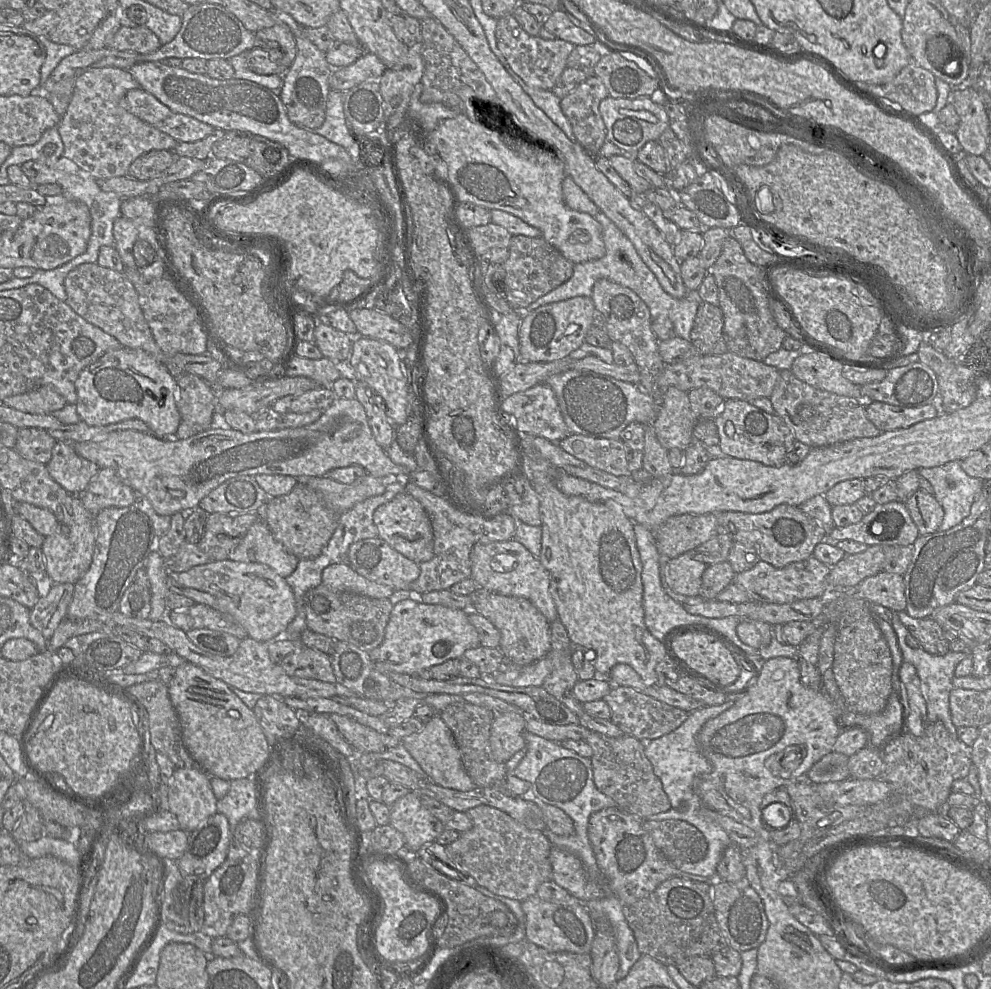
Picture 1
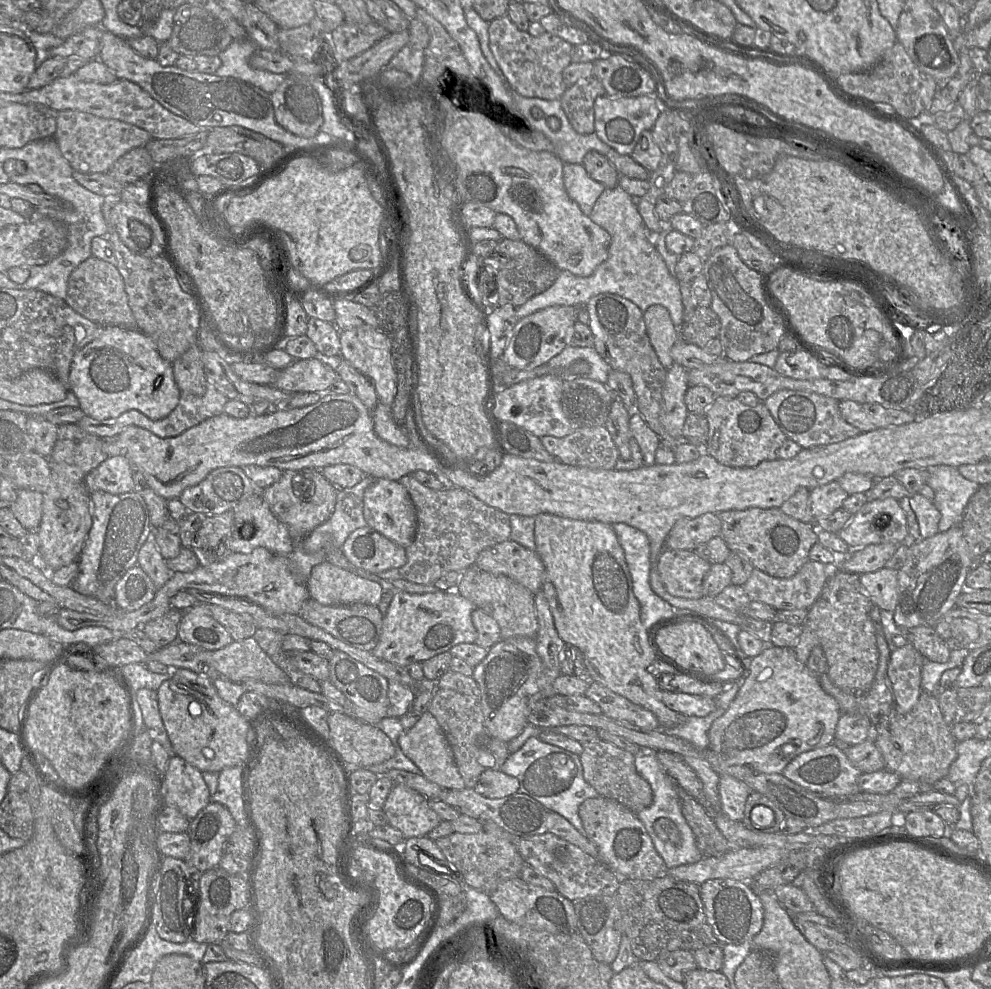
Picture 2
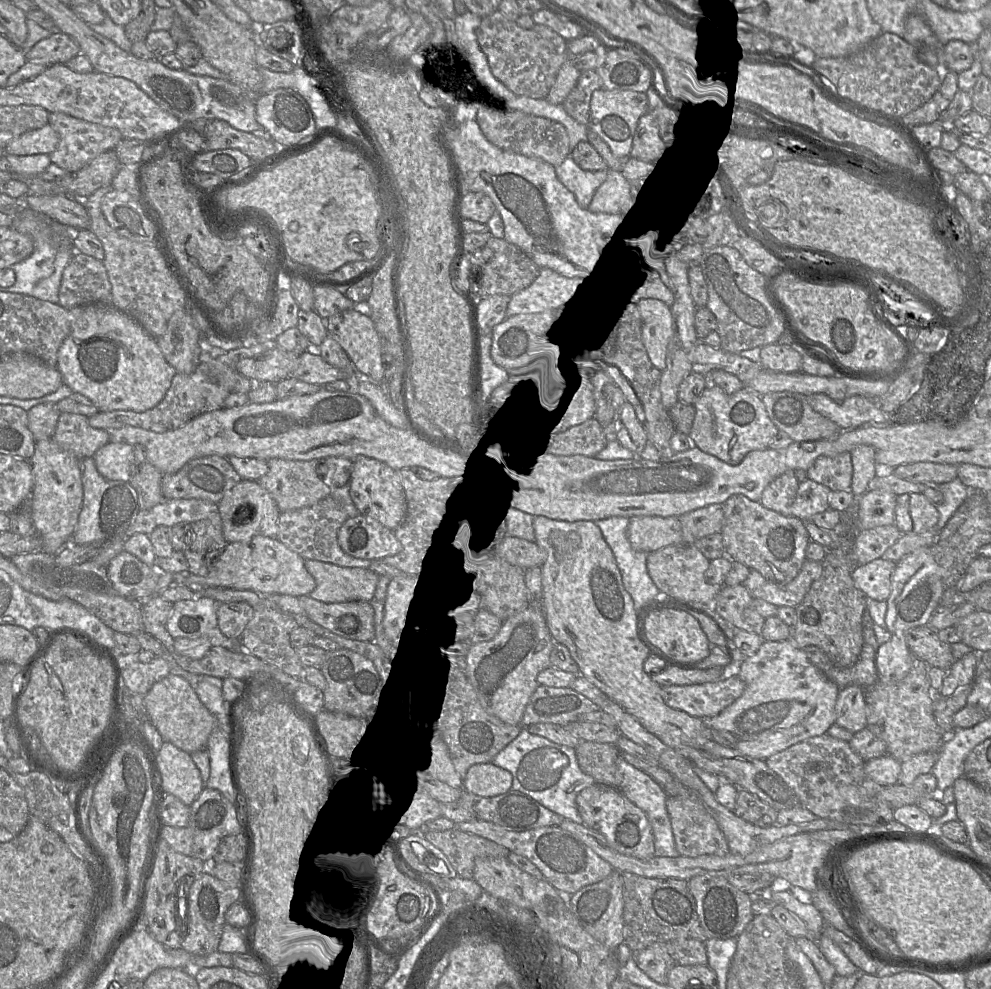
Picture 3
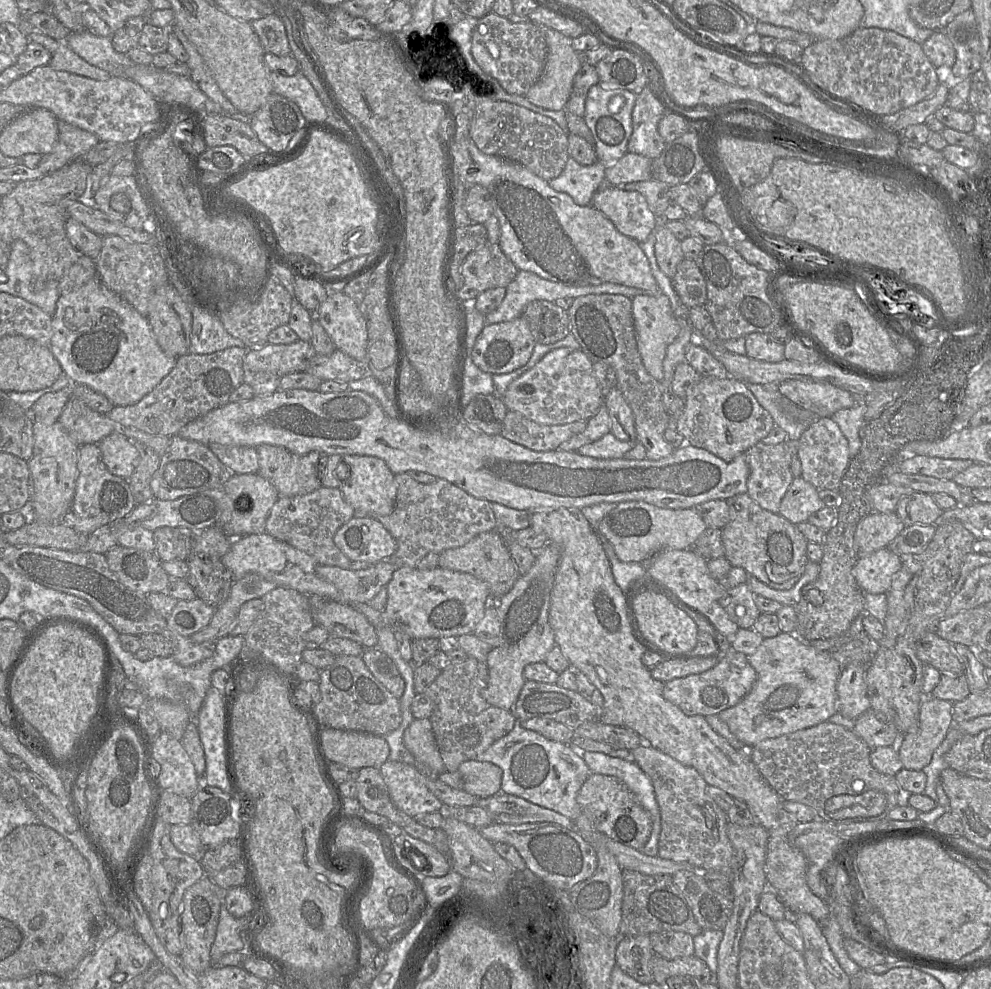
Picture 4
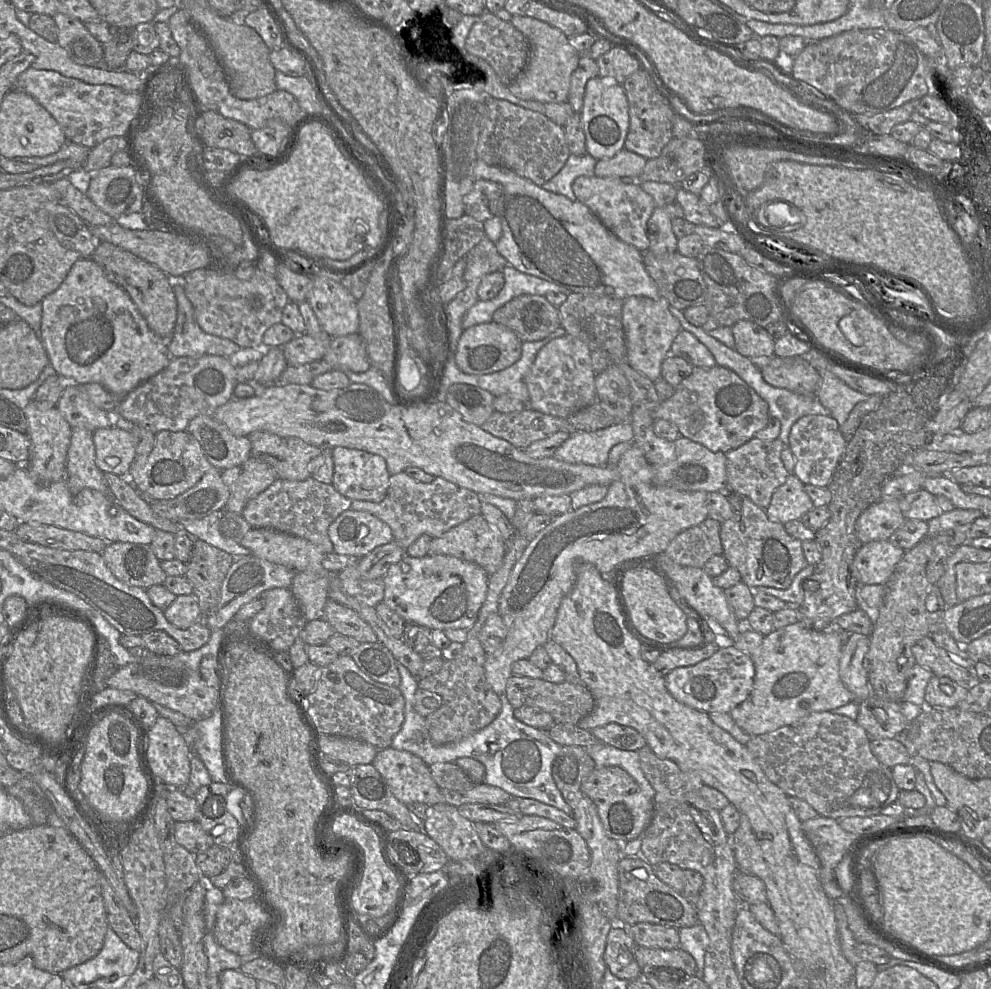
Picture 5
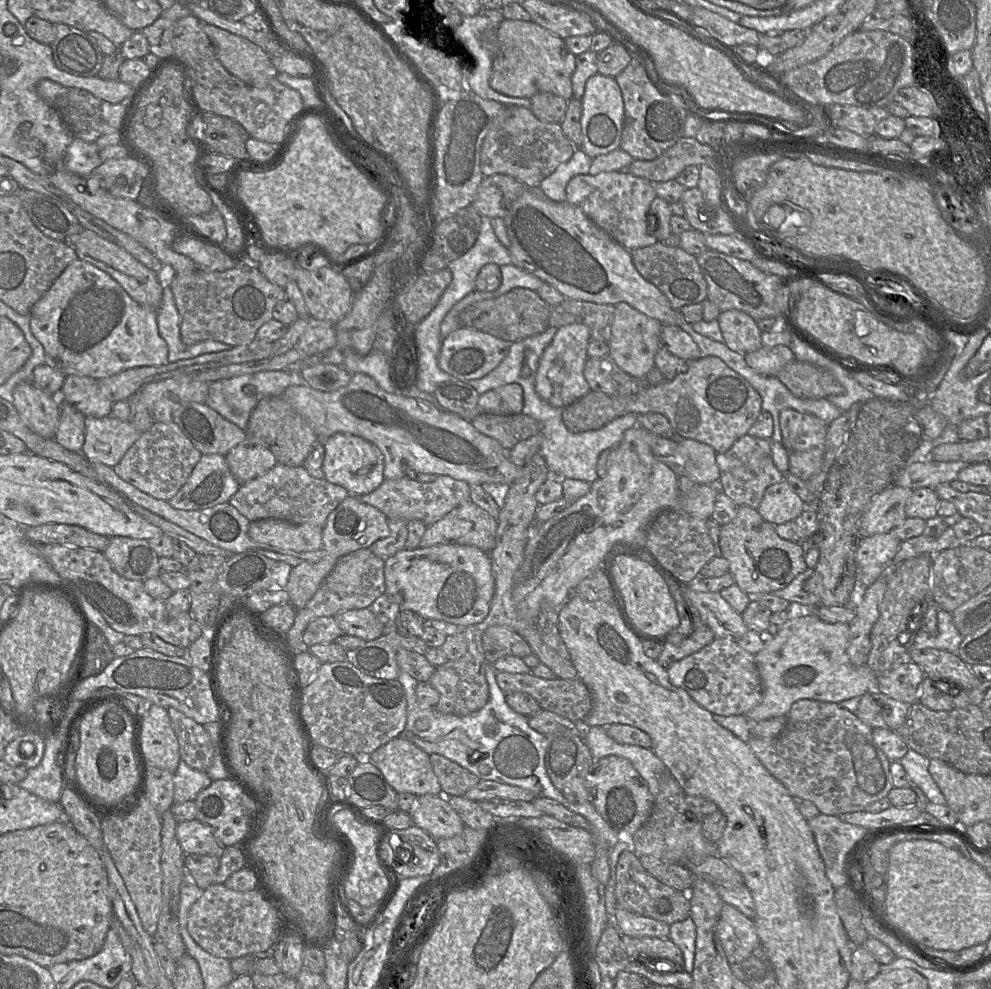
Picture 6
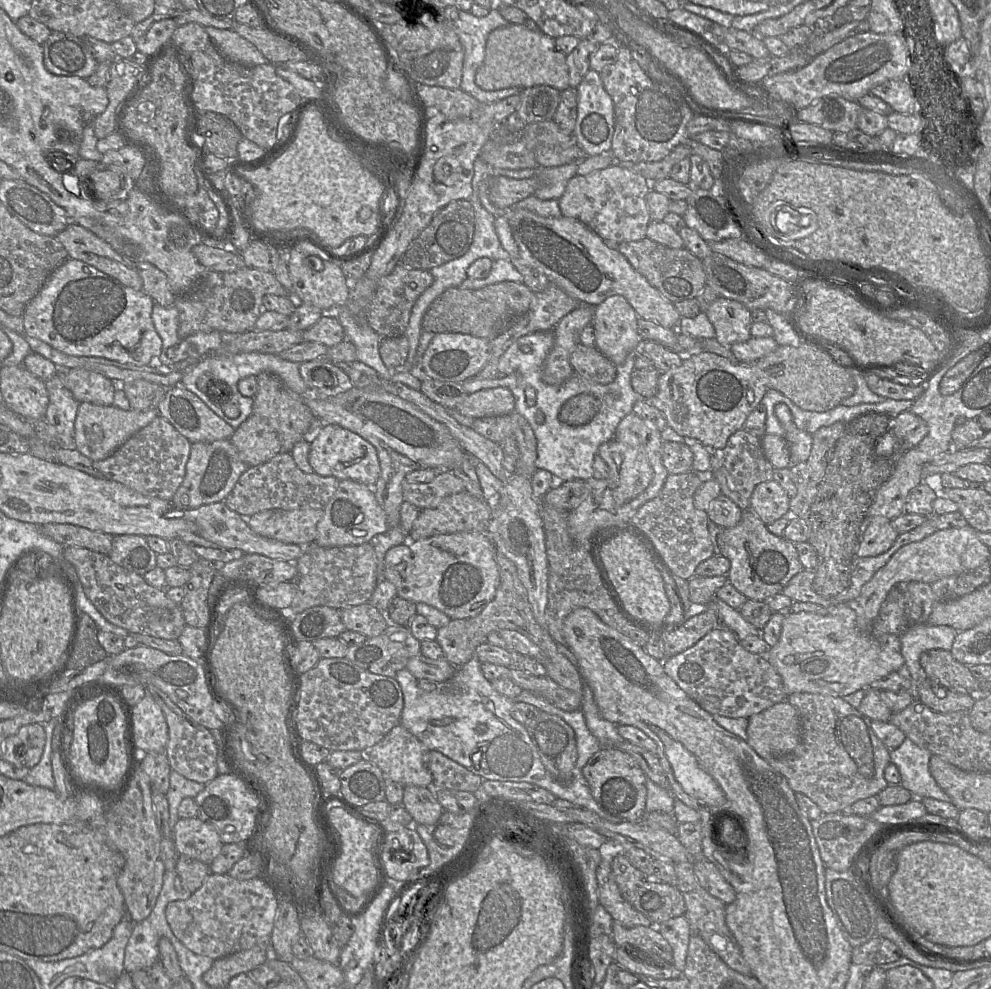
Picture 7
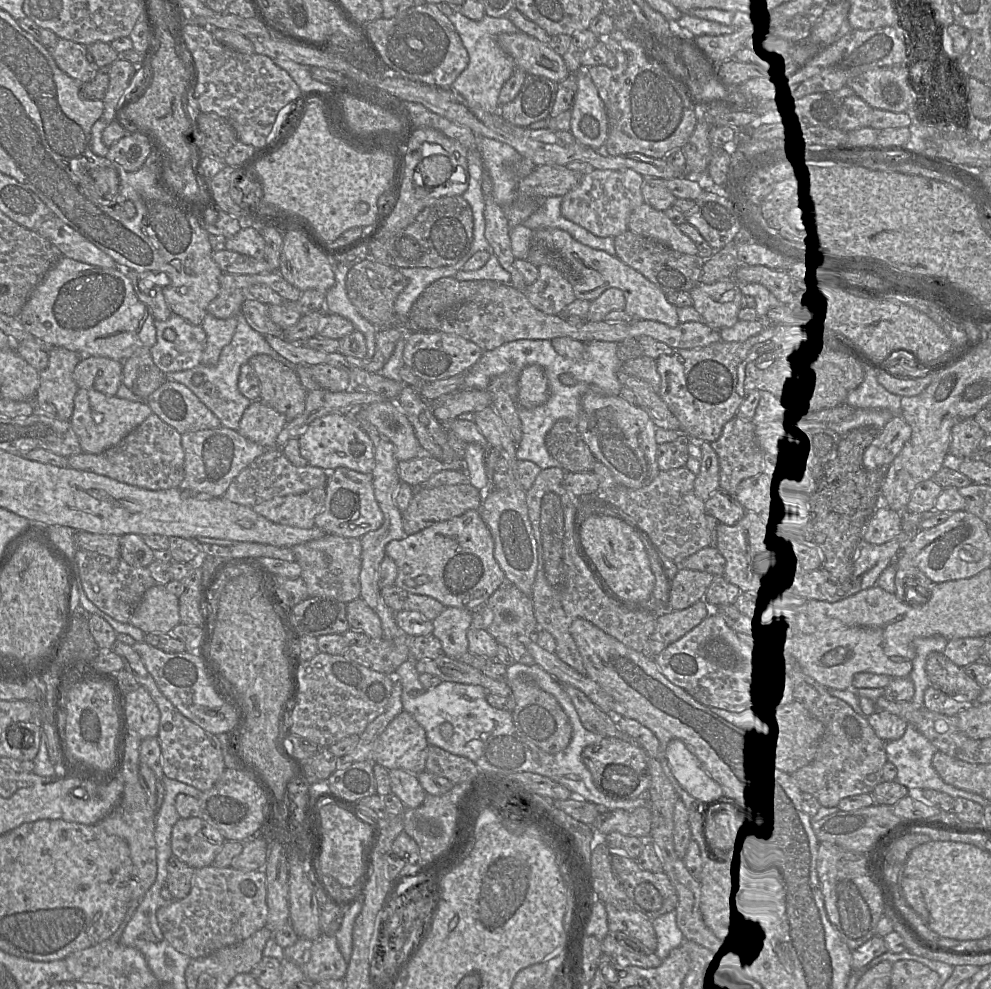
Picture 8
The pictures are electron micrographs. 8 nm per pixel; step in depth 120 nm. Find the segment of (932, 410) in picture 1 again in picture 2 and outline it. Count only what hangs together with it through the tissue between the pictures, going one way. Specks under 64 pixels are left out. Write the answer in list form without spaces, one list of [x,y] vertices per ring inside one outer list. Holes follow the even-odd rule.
[[[843,400],[839,401],[839,409],[842,417],[860,432],[907,424],[916,420],[913,413],[902,409],[886,408],[878,403]]]

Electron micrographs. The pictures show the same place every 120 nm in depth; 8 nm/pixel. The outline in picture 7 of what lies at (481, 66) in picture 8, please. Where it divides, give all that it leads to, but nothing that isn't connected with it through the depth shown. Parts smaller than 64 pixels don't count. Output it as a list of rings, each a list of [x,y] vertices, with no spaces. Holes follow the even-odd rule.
[[[490,8],[488,15],[485,17],[476,17],[470,11],[459,11],[458,18],[451,22],[451,27],[457,34],[464,50],[464,60],[462,68],[462,79],[460,89],[477,99],[482,104],[492,104],[509,96],[519,94],[521,89],[518,87],[510,87],[501,90],[487,91],[480,88],[475,83],[475,75],[477,69],[481,66],[485,59],[486,43],[489,34],[496,28],[509,24],[502,14],[500,8]]]

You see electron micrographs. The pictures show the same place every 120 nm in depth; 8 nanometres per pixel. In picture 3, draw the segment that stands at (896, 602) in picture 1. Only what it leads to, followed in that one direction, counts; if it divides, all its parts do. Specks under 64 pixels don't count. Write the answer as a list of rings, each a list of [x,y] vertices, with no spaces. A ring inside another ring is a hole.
[[[883,557],[858,565],[853,570],[854,583],[867,597],[877,601],[887,601],[891,594],[895,567],[895,562]]]

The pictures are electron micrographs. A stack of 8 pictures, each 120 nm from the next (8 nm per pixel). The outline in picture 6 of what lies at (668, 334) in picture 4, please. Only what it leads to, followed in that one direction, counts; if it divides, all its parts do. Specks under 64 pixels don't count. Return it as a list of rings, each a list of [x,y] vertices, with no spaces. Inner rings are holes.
[[[619,302],[614,307],[611,338],[608,342],[609,356],[630,376],[643,379],[649,370],[655,366],[654,358],[660,349],[660,334],[663,324],[626,302]]]

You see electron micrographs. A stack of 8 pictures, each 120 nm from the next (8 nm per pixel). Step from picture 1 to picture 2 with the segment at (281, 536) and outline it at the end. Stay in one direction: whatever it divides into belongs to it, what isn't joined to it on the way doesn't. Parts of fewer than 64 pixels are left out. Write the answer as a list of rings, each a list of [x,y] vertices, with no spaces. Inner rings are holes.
[[[321,469],[282,471],[280,479],[269,487],[259,490],[274,516],[288,528],[291,537],[301,541],[316,527],[325,523],[335,509],[338,488],[320,472]]]

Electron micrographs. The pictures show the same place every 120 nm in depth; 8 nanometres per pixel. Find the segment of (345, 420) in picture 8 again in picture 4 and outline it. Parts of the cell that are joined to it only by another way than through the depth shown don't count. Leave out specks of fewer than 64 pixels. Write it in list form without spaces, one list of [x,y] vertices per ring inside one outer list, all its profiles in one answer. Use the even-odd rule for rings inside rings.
[[[341,455],[350,469],[350,475],[339,487],[345,501],[354,509],[358,516],[379,517],[393,512],[397,497],[395,474],[384,460],[375,456]]]

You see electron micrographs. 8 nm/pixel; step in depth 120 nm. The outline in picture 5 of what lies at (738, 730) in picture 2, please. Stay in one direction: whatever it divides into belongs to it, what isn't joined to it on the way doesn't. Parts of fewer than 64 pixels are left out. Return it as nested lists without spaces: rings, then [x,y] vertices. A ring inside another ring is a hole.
[[[797,622],[773,630],[750,655],[755,666],[752,691],[730,715],[751,737],[793,725],[811,712],[831,711],[854,700],[840,678],[842,631],[832,627],[823,631]]]

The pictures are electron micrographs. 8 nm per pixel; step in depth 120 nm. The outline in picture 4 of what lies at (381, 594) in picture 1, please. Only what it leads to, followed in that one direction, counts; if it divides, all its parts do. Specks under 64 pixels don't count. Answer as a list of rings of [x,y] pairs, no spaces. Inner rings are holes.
[[[383,560],[373,564],[364,570],[348,570],[339,567],[317,565],[317,575],[332,583],[341,595],[341,601],[347,604],[369,603],[380,591],[383,586],[387,586],[392,578],[392,574],[398,568],[388,560]]]

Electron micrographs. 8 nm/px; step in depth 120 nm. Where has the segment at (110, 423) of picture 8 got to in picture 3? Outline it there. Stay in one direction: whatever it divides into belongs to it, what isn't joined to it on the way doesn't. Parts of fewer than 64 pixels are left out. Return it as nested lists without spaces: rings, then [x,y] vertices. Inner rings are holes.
[[[109,442],[94,454],[98,472],[106,479],[130,482],[132,477],[134,446]]]

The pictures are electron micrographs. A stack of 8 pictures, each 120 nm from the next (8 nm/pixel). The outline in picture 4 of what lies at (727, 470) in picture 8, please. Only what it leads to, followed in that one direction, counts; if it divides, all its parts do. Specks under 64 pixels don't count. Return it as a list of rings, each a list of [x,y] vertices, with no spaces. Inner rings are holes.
[[[759,441],[747,449],[744,455],[750,471],[747,480],[747,494],[762,508],[772,513],[779,513],[781,501],[794,479],[790,470],[792,459],[790,448],[785,442],[770,445]]]

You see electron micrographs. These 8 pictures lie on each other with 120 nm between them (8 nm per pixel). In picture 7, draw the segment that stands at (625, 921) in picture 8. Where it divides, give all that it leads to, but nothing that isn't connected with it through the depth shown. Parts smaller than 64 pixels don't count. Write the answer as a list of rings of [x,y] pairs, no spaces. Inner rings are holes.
[[[613,920],[611,938],[616,946],[631,945],[645,954],[656,954],[673,964],[673,951],[655,925],[625,927]]]

